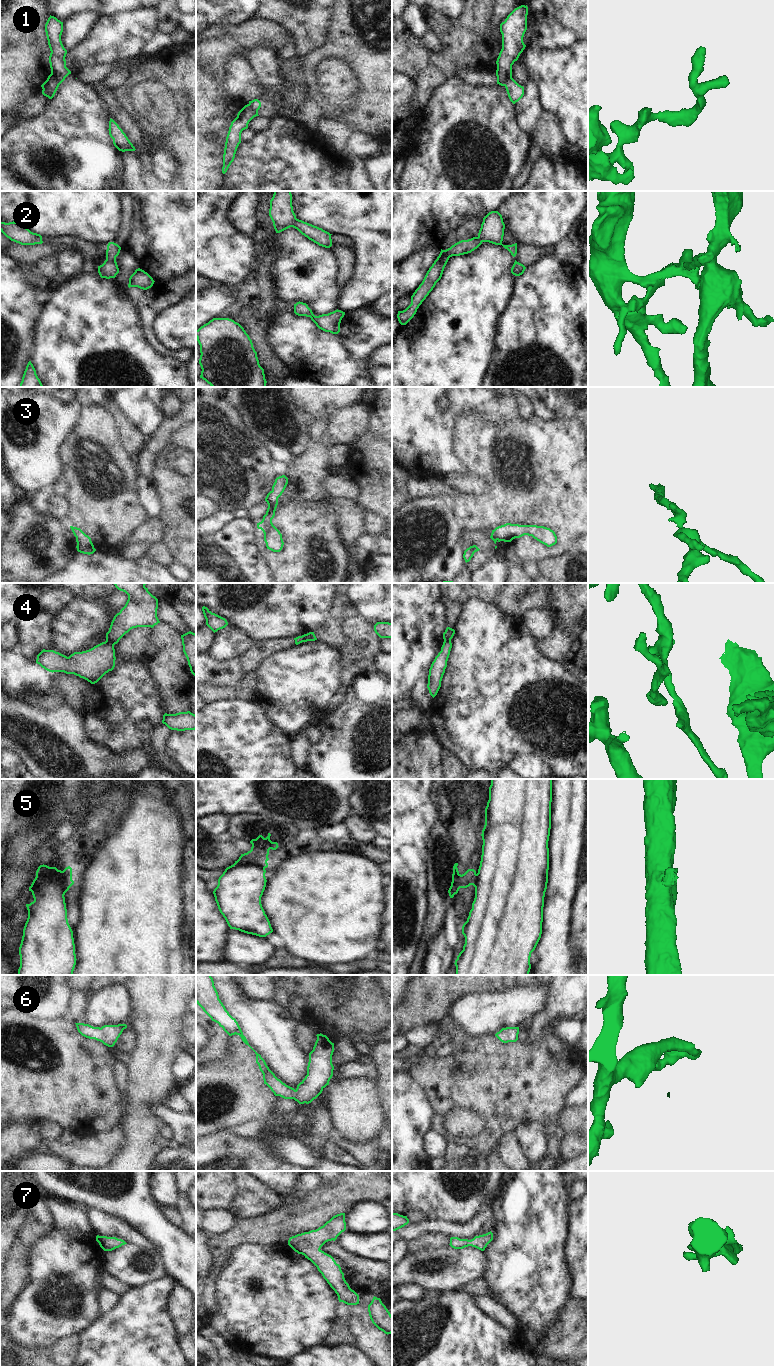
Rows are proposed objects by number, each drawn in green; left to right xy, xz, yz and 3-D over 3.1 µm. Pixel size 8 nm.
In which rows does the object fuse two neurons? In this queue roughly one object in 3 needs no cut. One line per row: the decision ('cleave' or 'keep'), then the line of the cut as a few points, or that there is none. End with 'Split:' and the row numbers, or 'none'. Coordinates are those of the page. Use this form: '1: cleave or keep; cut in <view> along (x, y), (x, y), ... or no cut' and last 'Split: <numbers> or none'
1: cleave; cut in xz along (248, 104), (257, 115)
2: keep; no cut
3: keep; no cut
4: cleave; cut in xy along (106, 639), (113, 645)
5: cleave; cut in xz along (233, 864), (257, 864), (264, 868)
6: keep; no cut
7: keep; no cut
Split: 1, 4, 5

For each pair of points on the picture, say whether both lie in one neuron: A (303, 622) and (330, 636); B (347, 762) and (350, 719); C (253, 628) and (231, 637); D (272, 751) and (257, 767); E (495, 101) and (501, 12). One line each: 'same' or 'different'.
A: different
B: same
C: different
D: same
E: different

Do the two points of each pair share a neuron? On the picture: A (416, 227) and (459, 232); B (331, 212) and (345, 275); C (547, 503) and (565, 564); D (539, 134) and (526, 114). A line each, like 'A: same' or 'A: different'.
A: different
B: different
C: different
D: different

